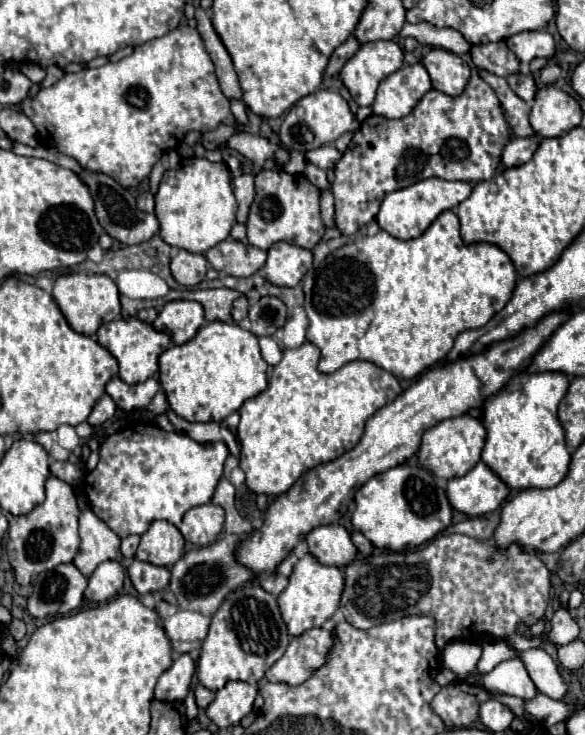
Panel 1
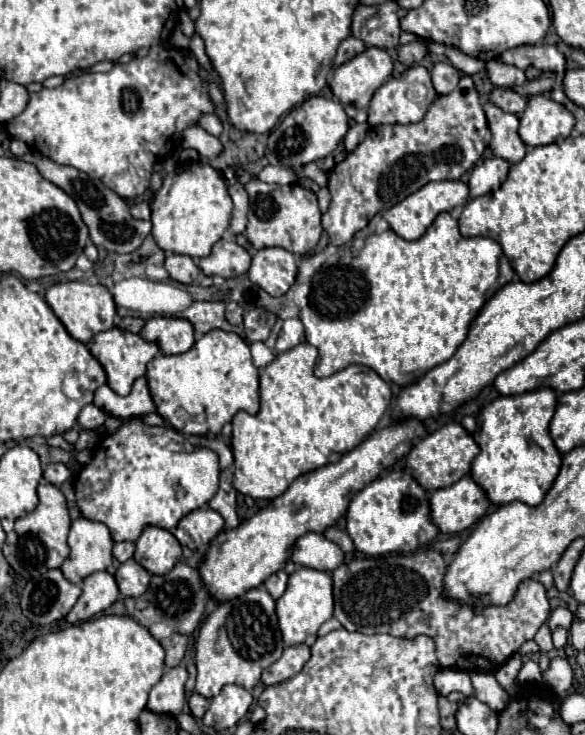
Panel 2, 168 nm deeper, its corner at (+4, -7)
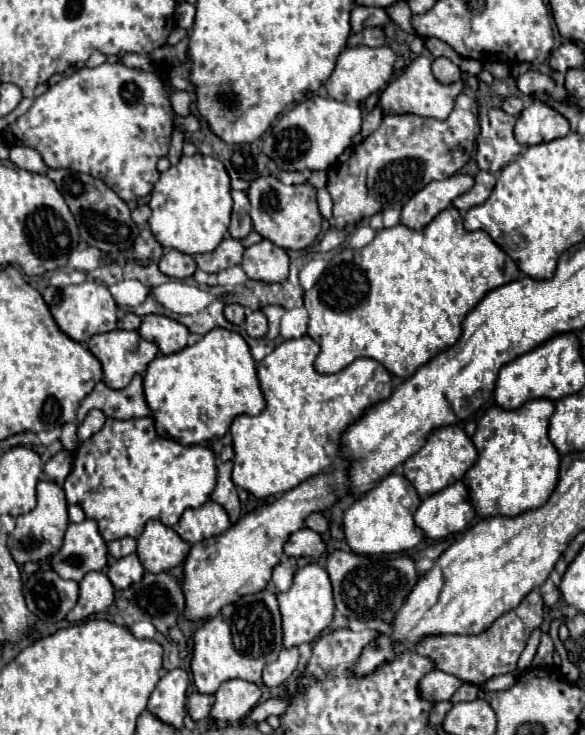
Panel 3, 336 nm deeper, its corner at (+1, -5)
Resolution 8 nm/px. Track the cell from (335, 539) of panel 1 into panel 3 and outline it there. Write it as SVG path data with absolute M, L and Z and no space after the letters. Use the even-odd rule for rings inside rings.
M303 527L297 533L289 535L289 541L285 541L285 555L287 557L319 557L325 553L325 545L319 537L319 533Z

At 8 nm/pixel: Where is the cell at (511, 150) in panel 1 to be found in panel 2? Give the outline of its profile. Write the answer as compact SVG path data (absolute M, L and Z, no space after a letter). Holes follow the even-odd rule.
M488 157L480 161L470 173L470 181L468 181L470 197L478 197L490 191L496 191L506 181L508 171L510 171L510 163L506 163L506 159Z

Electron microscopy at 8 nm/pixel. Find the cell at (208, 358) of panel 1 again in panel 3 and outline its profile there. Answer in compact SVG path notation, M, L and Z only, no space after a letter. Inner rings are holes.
M213 329L201 341L177 353L157 355L143 375L143 391L157 433L161 437L175 439L181 445L199 445L213 437L223 437L237 415L257 415L265 409L265 397L257 381L255 361L249 353L249 345L239 333L227 329Z

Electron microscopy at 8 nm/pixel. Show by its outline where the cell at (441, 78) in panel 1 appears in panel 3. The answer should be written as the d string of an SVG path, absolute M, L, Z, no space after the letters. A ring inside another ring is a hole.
M437 57L437 59L433 59L431 71L433 71L433 77L435 77L439 83L445 83L445 85L455 83L455 81L461 79L459 67L457 67L453 61L449 61L447 57Z

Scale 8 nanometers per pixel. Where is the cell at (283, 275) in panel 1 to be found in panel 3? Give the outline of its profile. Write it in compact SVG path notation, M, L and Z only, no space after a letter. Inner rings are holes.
M263 239L257 245L245 249L241 269L249 279L259 279L265 283L283 283L289 273L289 257L285 249Z

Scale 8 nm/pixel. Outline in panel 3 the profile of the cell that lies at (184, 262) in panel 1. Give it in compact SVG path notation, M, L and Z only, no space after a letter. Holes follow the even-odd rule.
M169 249L165 251L165 255L159 261L159 271L165 273L167 277L175 277L175 279L187 279L195 273L197 265L193 261L191 255L185 255L181 251Z

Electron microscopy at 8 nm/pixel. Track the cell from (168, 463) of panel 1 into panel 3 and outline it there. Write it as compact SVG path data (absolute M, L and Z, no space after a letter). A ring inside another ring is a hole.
M151 417L143 419L107 419L103 429L83 441L73 453L73 469L63 483L63 491L67 495L67 503L79 505L85 515L99 525L101 537L109 543L123 537L137 539L143 533L143 527L149 519L161 521L163 525L173 527L187 507L201 507L209 501L209 493L217 481L215 455L211 449L195 445L185 447L173 439L159 437L155 433L155 425Z

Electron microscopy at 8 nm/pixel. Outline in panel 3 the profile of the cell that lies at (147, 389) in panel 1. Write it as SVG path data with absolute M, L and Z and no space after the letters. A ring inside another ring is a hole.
M137 375L125 389L109 389L105 383L97 383L95 389L81 401L77 422L82 423L91 409L101 409L113 419L137 419L149 417L151 411L143 395L143 377Z

